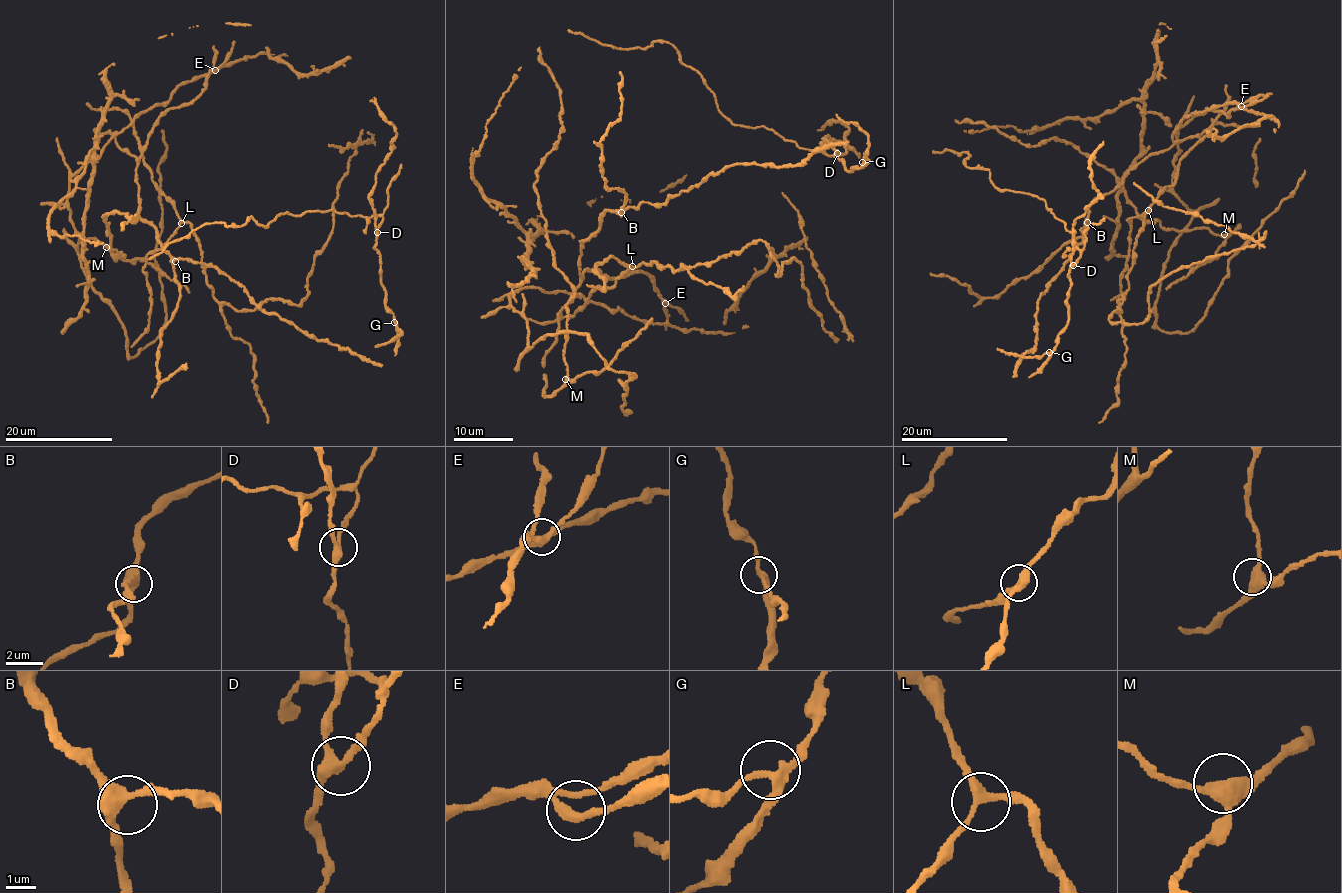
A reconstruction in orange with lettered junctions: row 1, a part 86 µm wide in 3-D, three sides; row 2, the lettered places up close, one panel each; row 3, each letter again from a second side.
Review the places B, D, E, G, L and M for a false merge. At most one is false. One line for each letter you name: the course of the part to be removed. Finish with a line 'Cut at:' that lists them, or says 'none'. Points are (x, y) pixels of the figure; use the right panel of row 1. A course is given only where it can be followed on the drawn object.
D: Course of the part to remove: (1074, 265), (1079, 249), (1045, 201), (1029, 193), (998, 189), (987, 169), (966, 166), (968, 151), (932, 152)
Cut at: D

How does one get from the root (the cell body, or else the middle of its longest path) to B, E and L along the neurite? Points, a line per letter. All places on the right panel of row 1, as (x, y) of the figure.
B: (1224, 105), (1184, 118), (1173, 134), (1173, 145), (1149, 154), (1113, 191), (1094, 200), (1087, 222)
E: (1224, 105), (1235, 103), (1241, 106)
L: (1224, 105), (1182, 120), (1173, 140), (1183, 141), (1189, 148), (1179, 162), (1172, 184), (1166, 186), (1148, 210)

